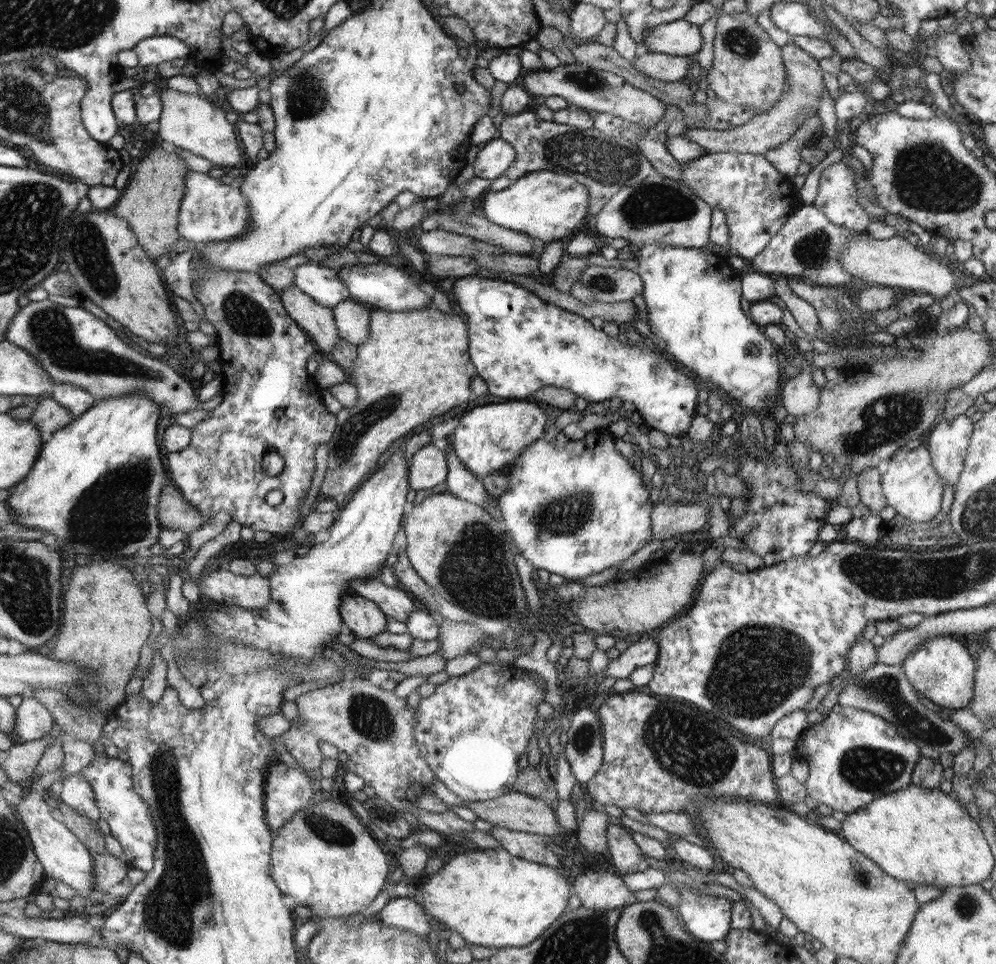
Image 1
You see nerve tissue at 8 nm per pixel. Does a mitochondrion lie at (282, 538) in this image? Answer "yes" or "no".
no

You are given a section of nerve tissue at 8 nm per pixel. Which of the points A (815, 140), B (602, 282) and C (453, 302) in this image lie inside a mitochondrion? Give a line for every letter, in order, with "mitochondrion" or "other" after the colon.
A: other
B: mitochondrion
C: other

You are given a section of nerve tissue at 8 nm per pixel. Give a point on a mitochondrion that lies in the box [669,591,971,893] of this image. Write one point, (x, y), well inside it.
(757, 668)

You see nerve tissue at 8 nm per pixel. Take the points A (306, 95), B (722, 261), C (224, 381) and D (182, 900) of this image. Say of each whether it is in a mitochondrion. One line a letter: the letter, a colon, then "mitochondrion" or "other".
A: mitochondrion
B: other
C: other
D: mitochondrion

